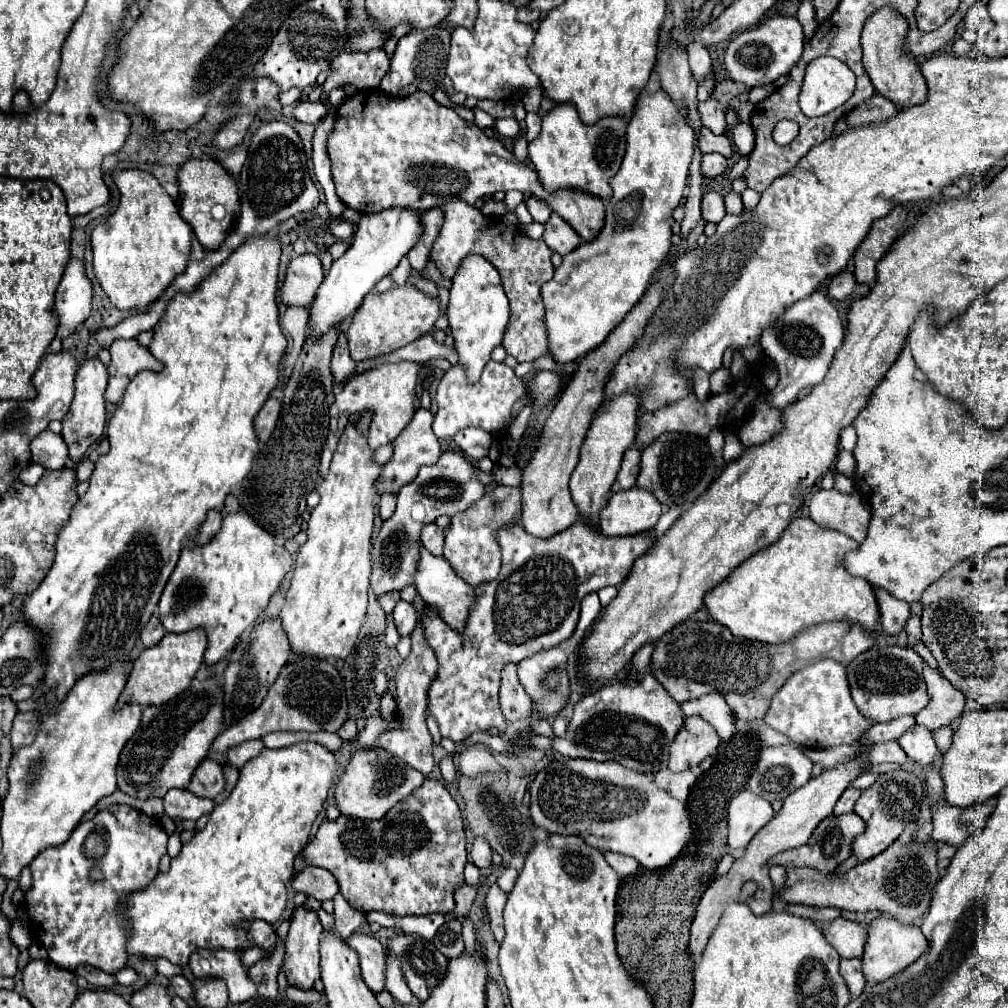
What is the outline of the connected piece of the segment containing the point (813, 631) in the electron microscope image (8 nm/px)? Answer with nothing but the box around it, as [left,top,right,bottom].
[652,621,874,721]

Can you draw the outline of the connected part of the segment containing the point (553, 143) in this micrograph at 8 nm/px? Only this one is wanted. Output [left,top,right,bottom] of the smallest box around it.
[528,103,628,197]

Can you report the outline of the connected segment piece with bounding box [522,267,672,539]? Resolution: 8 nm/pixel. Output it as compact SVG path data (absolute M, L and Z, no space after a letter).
M666 267L660 273L660 279L646 289L646 295L638 301L638 305L630 311L630 315L626 315L626 319L622 319L622 323L616 325L616 329L610 333L606 343L584 357L572 383L568 383L552 415L546 419L540 431L542 437L538 441L538 449L534 451L526 469L522 471L522 527L530 535L538 539L550 539L578 521L578 511L568 491L568 479L578 463L580 445L590 427L590 411L602 401L604 383L608 379L610 367L614 367L618 357L642 335L644 325L648 323L654 309L662 301L662 285L666 285L672 279L670 273L672 269Z

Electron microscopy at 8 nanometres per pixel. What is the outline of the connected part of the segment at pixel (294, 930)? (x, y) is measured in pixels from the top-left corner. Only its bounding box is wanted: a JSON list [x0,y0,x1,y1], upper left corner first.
[284,907,322,991]

